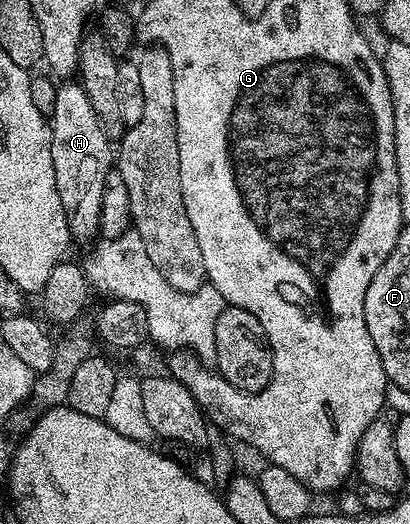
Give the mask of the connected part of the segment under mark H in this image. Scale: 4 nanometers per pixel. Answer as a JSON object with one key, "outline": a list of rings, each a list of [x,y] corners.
{"outline":[[[58,84],[49,130],[51,159],[55,163],[55,187],[59,191],[59,199],[63,199],[69,236],[74,242],[92,242],[101,227],[99,215],[103,207],[103,183],[107,183],[107,175],[114,168],[115,149],[109,146],[112,145],[111,139],[103,131],[99,115],[95,115],[81,84]]]}

